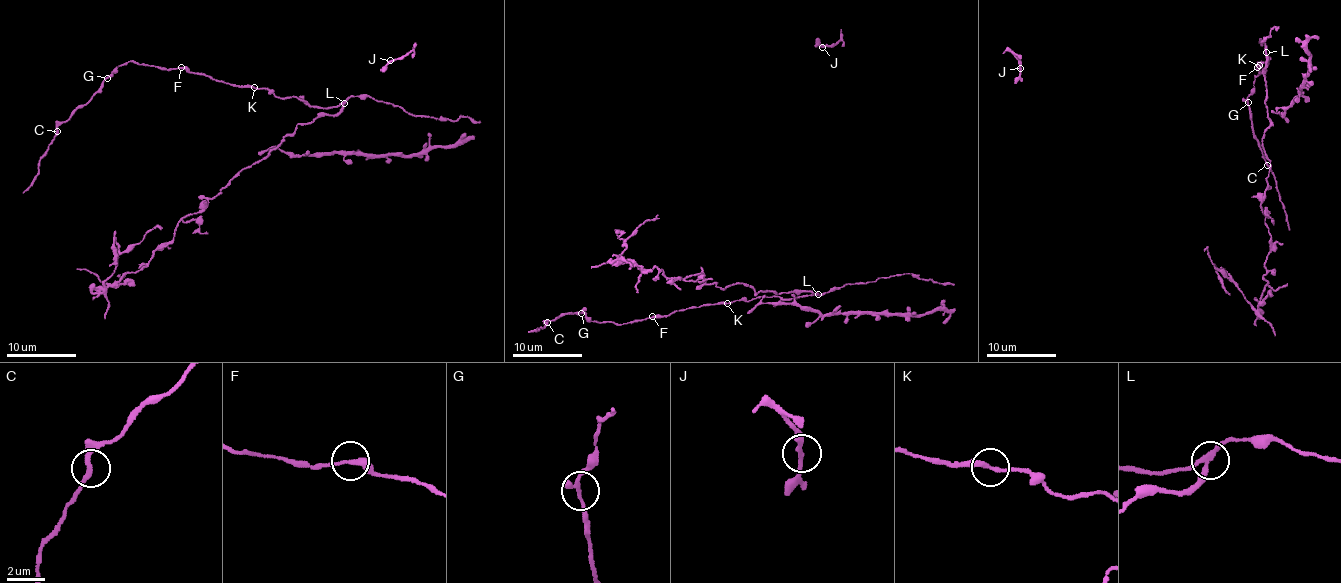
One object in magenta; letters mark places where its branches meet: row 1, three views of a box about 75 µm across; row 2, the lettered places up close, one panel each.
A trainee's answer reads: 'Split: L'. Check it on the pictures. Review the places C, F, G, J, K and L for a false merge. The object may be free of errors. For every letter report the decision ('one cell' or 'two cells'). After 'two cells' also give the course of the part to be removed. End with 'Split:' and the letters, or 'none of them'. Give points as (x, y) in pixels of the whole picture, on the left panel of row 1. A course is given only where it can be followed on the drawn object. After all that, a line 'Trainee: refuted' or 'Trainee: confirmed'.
C: one cell
F: one cell
G: one cell
J: one cell
K: one cell
L: two cells | (345, 103), (334, 114), (319, 113), (297, 126), (187, 214), (146, 266), (106, 286), (119, 254), (161, 230)
Split: L
Trainee: confirmed

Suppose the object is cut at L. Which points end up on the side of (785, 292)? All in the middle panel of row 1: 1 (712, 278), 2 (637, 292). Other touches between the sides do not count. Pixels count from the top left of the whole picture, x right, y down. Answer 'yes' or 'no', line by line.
1: yes
2: yes

